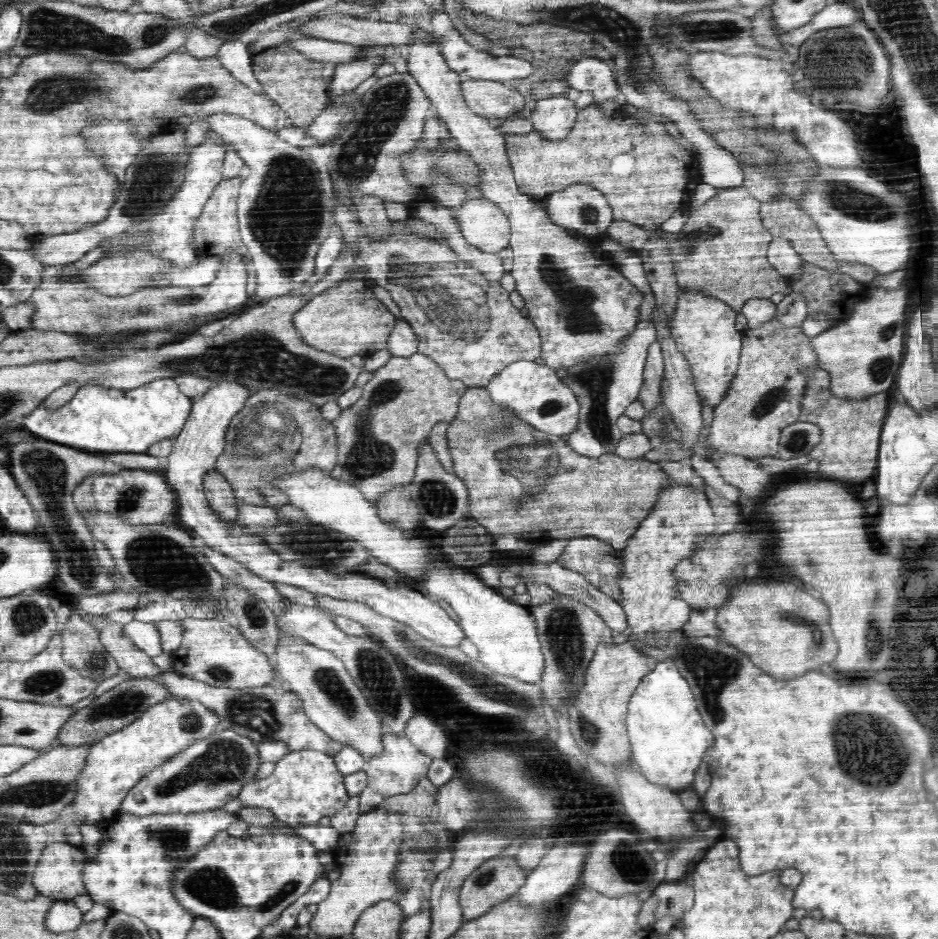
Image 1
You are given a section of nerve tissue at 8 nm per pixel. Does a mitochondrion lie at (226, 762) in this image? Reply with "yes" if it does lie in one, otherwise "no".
yes

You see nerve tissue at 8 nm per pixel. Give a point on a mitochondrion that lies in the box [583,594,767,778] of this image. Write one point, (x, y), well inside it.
(712, 670)

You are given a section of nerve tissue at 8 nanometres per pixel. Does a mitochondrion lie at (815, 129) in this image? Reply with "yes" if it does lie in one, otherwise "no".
no

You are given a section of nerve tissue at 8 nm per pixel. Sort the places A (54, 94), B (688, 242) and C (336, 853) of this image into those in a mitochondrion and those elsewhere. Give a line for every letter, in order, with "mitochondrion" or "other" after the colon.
A: mitochondrion
B: mitochondrion
C: other

